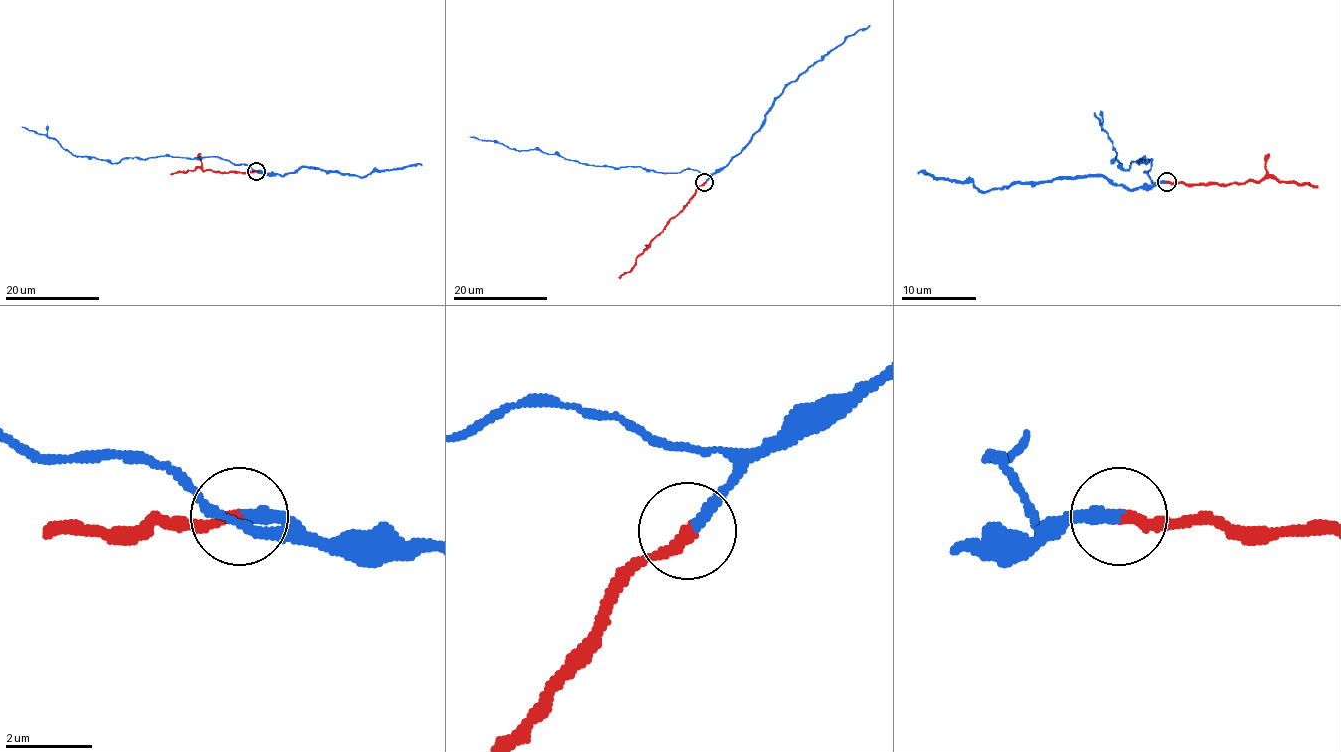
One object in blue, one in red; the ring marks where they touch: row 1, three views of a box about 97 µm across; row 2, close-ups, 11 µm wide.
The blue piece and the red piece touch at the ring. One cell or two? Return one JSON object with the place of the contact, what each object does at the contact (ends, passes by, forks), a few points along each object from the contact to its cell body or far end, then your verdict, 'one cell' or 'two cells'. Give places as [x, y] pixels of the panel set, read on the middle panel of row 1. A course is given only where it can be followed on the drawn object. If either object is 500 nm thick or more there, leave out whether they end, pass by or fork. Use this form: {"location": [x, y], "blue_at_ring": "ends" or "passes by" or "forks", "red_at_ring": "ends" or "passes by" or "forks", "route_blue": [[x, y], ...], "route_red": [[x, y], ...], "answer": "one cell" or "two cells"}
{"location": [704, 182], "blue_at_ring": "ends", "red_at_ring": "ends", "route_blue": [[705, 182], [708, 174], [694, 169], [664, 173], [641, 167], [580, 163], [537, 149], [508, 148], [470, 136]], "route_red": [[705, 182], [636, 259], [634, 266], [618, 278]], "answer": "one cell"}

